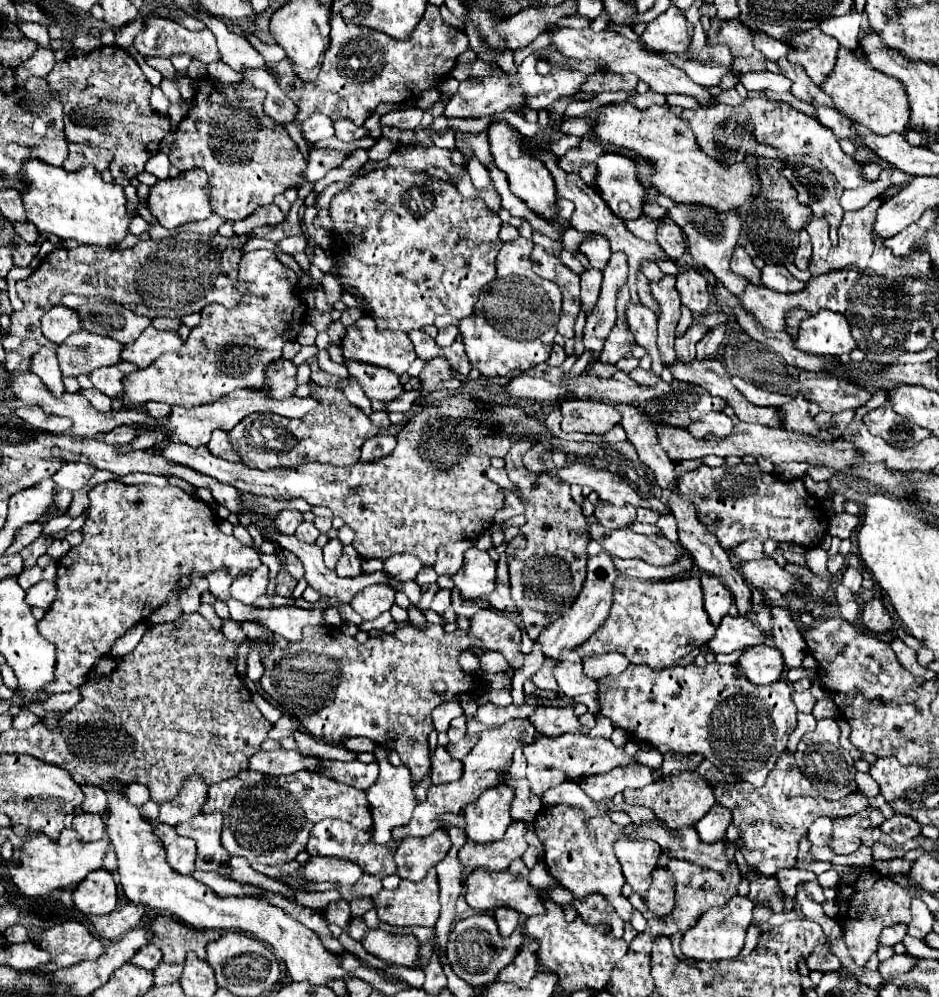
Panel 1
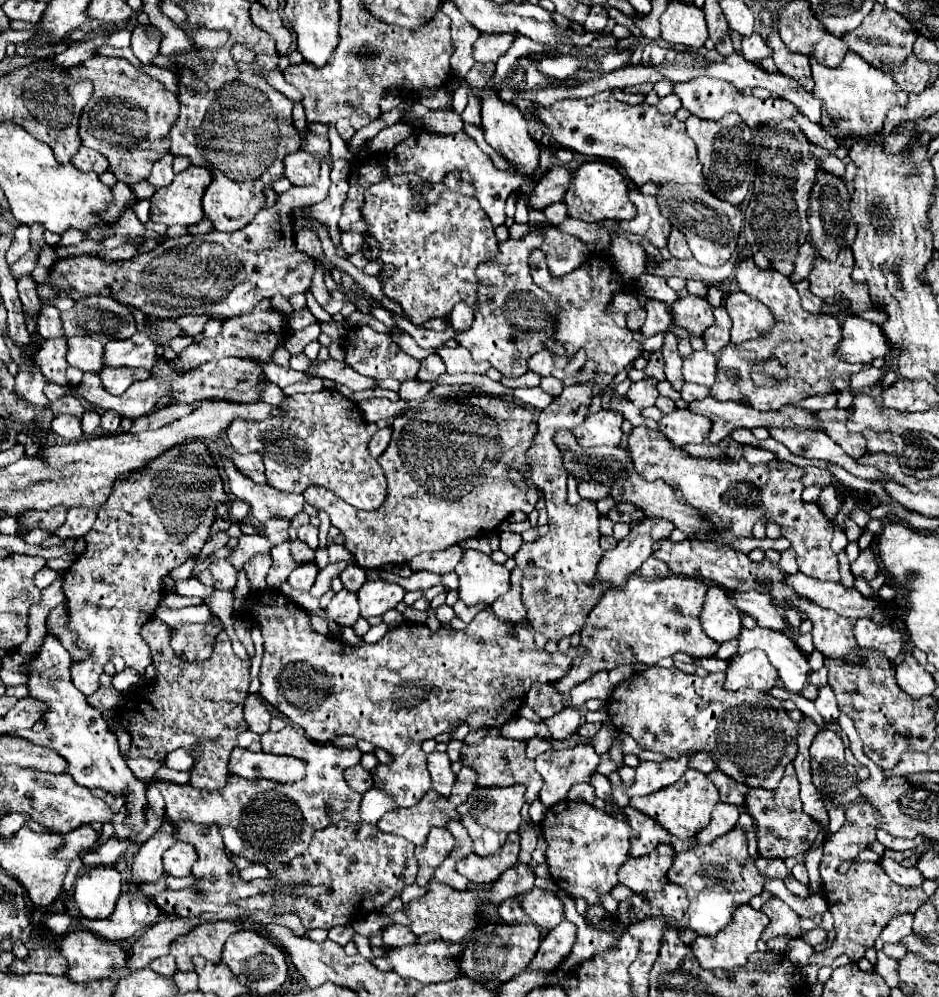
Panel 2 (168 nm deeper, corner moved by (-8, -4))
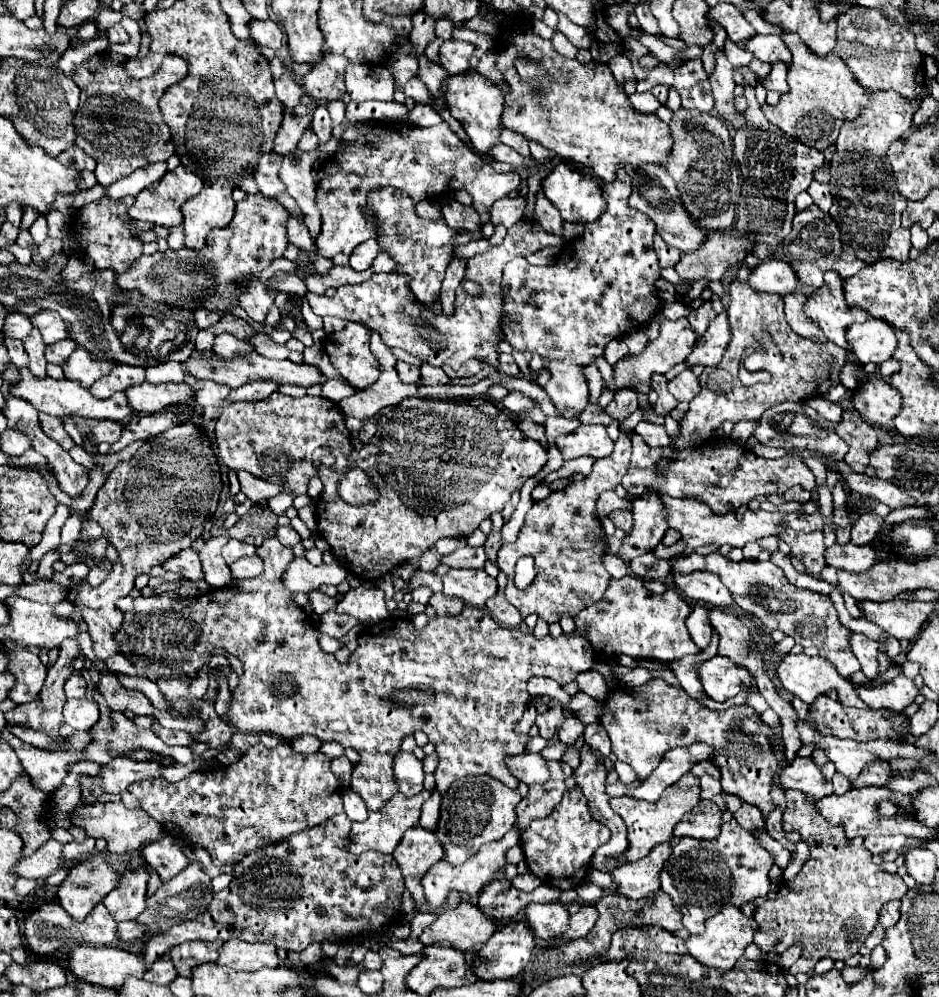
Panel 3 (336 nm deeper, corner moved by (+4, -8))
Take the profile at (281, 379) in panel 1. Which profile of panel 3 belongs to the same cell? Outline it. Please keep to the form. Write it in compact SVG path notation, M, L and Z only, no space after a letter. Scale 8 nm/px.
M144 382L140 386L132 386L132 390L126 390L126 394L128 402L132 402L132 408L136 412L154 414L162 412L164 408L192 400L196 390L186 382L164 382L164 384Z

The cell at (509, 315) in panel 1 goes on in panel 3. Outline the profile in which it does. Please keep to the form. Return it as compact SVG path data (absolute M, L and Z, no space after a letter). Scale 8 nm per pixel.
M524 218L516 222L512 228L508 228L506 238L486 250L484 254L476 254L468 258L466 264L466 280L472 280L480 286L480 294L472 296L464 288L456 290L456 312L452 318L434 316L430 310L420 310L412 298L408 298L408 290L404 290L404 278L400 274L374 274L370 280L354 286L338 286L336 294L332 298L318 296L312 292L306 292L306 300L310 308L318 316L338 316L352 322L366 322L372 330L376 330L382 336L382 342L386 346L404 348L406 352L418 356L420 360L442 366L450 364L454 370L462 366L462 362L470 358L478 358L484 364L498 368L498 344L504 340L504 290L502 290L502 268L514 258L514 256L530 256L536 250L542 250L546 246L560 248L562 240L550 232L546 232L536 220Z

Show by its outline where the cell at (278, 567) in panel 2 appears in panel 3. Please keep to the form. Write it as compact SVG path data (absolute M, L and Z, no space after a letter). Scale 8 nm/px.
M258 556L242 558L240 562L232 564L230 570L234 578L256 578L264 570L264 560L260 560Z

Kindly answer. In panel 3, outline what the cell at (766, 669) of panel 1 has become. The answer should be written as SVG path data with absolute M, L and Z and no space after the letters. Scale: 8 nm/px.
M714 656L712 660L702 662L698 674L706 696L718 702L724 702L752 686L750 672L726 656Z

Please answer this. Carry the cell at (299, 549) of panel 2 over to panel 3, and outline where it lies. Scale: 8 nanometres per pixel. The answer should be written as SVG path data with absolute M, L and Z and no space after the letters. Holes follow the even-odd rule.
M268 538L258 548L258 556L264 560L264 572L254 580L234 580L228 586L210 590L194 600L180 598L176 592L152 598L140 596L134 600L134 610L124 612L124 626L120 628L120 634L116 634L116 638L120 638L122 652L126 652L136 668L146 672L150 680L164 676L168 668L182 668L184 662L186 668L192 668L192 662L204 662L214 648L222 648L224 652L238 656L244 664L244 674L240 676L240 684L234 690L232 706L228 710L232 726L240 732L270 732L290 740L302 734L312 734L320 740L334 740L342 746L354 748L360 752L360 762L354 766L350 786L356 794L360 794L368 810L382 810L398 792L394 758L400 752L404 736L416 730L428 734L428 740L436 746L439 763L434 774L436 789L441 795L448 791L452 782L480 774L488 774L512 790L518 790L520 780L506 766L506 758L518 756L526 748L526 740L512 732L514 722L522 718L530 700L526 682L532 676L552 674L556 682L568 684L574 682L580 672L594 666L592 646L588 646L588 640L580 638L576 632L572 636L562 634L556 640L550 636L536 640L530 632L498 626L488 612L472 606L466 606L456 618L430 618L430 624L420 632L414 630L410 620L390 618L380 624L372 624L360 634L358 648L352 652L350 662L340 664L334 654L326 654L318 646L318 630L312 626L312 618L302 608L288 604L290 592L282 584L282 574L294 560L292 548L282 546L278 538ZM140 602L156 602L156 612L142 614Z

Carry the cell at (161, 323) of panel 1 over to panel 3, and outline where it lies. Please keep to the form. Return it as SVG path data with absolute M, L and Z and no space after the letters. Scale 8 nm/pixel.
M196 308L194 310L194 322L196 322L198 330L214 326L220 318L222 318L222 314L216 314L214 310L206 310L206 308Z

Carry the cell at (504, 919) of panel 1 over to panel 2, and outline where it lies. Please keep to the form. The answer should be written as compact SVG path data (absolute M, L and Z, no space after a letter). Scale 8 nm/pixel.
M508 898L508 900L502 900L498 904L498 912L500 912L500 918L504 922L522 922L524 920L524 910L520 906L520 902L516 898Z

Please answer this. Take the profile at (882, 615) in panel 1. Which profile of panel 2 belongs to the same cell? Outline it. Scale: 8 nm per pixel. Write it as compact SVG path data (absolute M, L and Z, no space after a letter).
M860 618L854 624L854 636L860 648L882 652L894 662L902 650L902 634L888 624L876 624L870 618Z

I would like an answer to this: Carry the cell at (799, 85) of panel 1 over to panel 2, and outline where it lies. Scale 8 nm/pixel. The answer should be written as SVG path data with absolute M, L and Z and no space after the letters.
M772 30L766 38L768 42L768 48L772 48L772 58L778 66L778 70L782 74L788 74L790 78L798 80L808 92L812 90L812 74L810 74L810 64L808 64L808 56L804 54L796 54L796 52L790 52L784 42L780 40L778 32Z

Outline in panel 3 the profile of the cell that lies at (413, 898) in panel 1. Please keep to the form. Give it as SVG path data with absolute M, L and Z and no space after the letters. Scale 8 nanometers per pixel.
M460 900L460 904L452 910L444 910L438 914L436 922L428 926L418 940L422 944L432 942L450 942L458 950L468 950L478 944L484 944L496 930L492 918L488 918L476 904L468 900Z

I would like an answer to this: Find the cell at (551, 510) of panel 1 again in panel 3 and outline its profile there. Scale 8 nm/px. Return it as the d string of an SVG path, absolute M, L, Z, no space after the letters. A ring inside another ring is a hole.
M620 436L614 442L614 452L594 462L594 470L582 482L548 494L544 500L534 502L526 514L526 522L514 544L506 544L498 552L498 566L508 576L506 600L516 606L522 618L536 614L548 624L560 622L562 614L576 616L588 604L598 602L612 578L600 564L600 558L608 552L606 534L600 520L594 516L594 506L604 490L614 490L628 470L630 462L630 438ZM520 556L532 556L536 564L536 578L526 590L514 586L514 568Z

